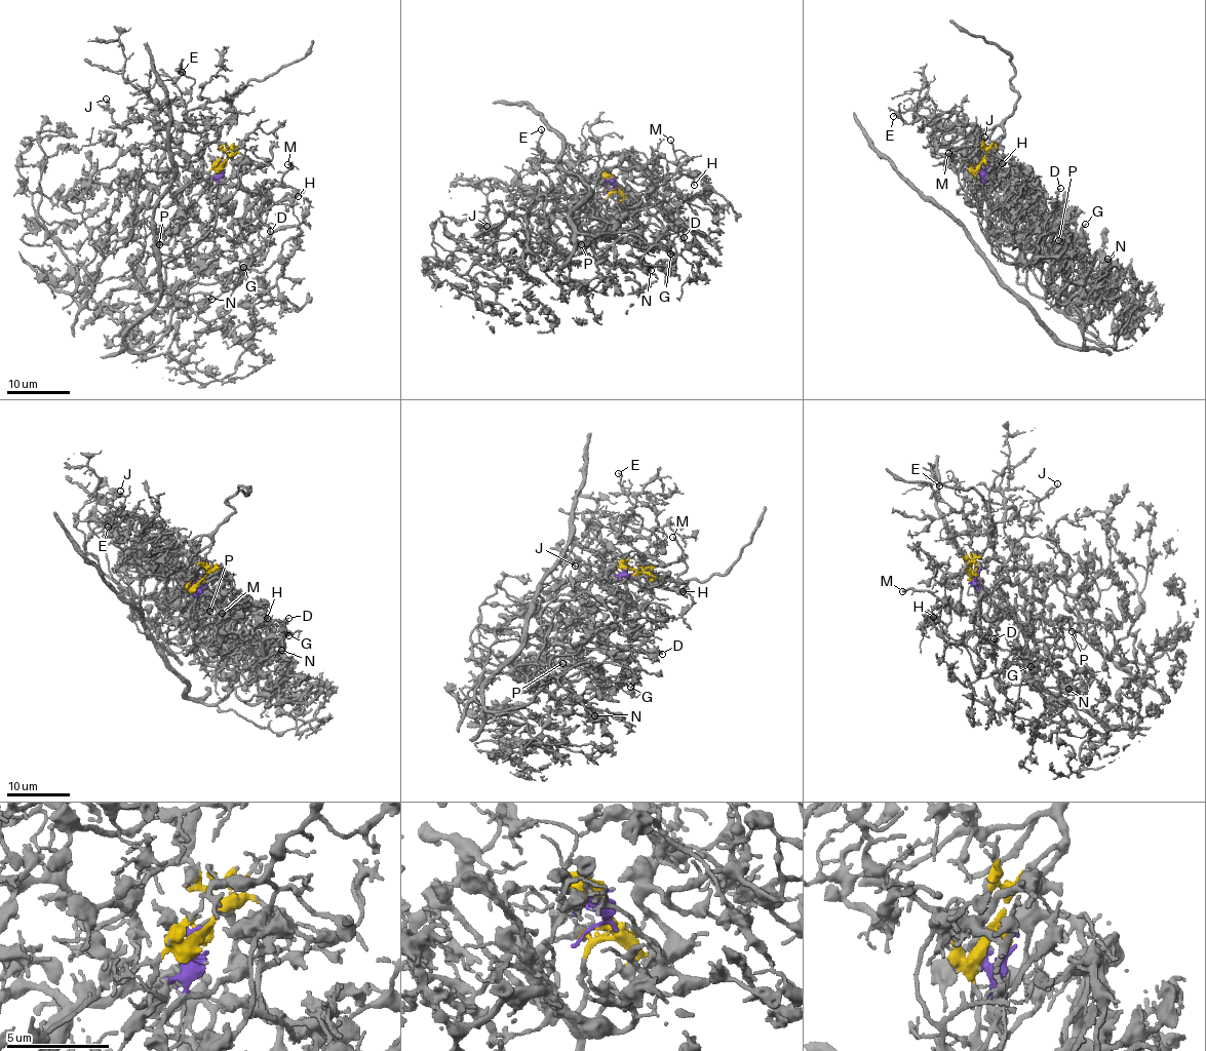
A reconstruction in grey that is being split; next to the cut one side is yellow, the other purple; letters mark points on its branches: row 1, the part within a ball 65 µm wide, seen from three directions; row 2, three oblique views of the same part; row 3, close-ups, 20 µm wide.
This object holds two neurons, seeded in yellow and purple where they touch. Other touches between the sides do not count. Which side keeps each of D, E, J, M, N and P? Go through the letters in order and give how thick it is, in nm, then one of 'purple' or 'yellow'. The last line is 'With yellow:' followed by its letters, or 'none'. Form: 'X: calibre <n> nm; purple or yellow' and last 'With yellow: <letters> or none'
D: calibre 120 nm; purple
E: calibre 180 nm; yellow
J: calibre 120 nm; yellow
M: calibre 190 nm; yellow
N: calibre 160 nm; purple
P: calibre 200 nm; purple
With yellow: E, J, M

